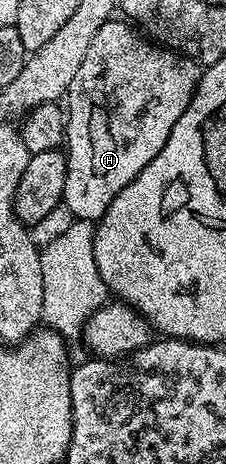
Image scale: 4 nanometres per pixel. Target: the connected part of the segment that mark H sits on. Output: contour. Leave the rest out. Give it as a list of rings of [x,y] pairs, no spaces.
[[[112,20],[101,24],[65,95],[67,175],[62,205],[69,208],[76,220],[98,223],[109,204],[117,200],[117,192],[128,186],[143,171],[145,164],[165,148],[169,132],[173,132],[173,124],[177,124],[185,108],[189,108],[203,72],[204,67],[195,59],[156,44],[130,21]]]

